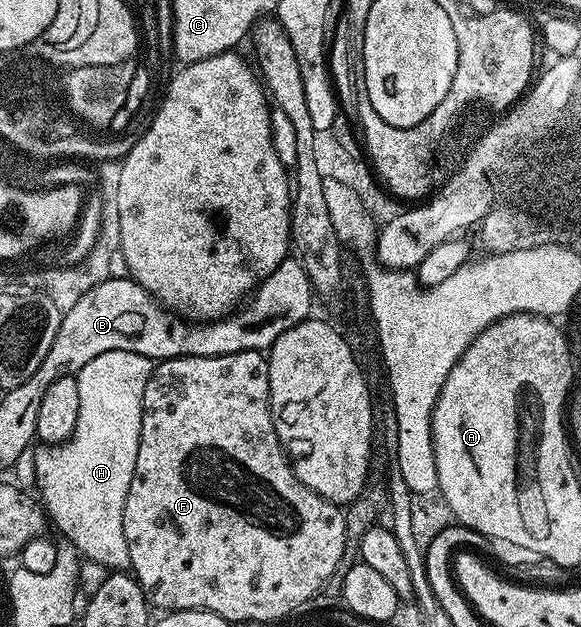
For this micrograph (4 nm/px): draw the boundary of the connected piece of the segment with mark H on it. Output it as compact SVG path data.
M106 351L90 359L90 363L86 363L86 367L82 367L74 377L78 383L78 423L71 439L61 445L35 450L35 488L40 489L39 500L54 529L61 533L61 538L75 545L81 558L89 557L96 565L112 565L108 567L120 571L127 570L130 566L130 551L126 547L126 535L122 531L122 515L134 467L138 463L144 392L153 368L151 357L143 357L134 351Z

